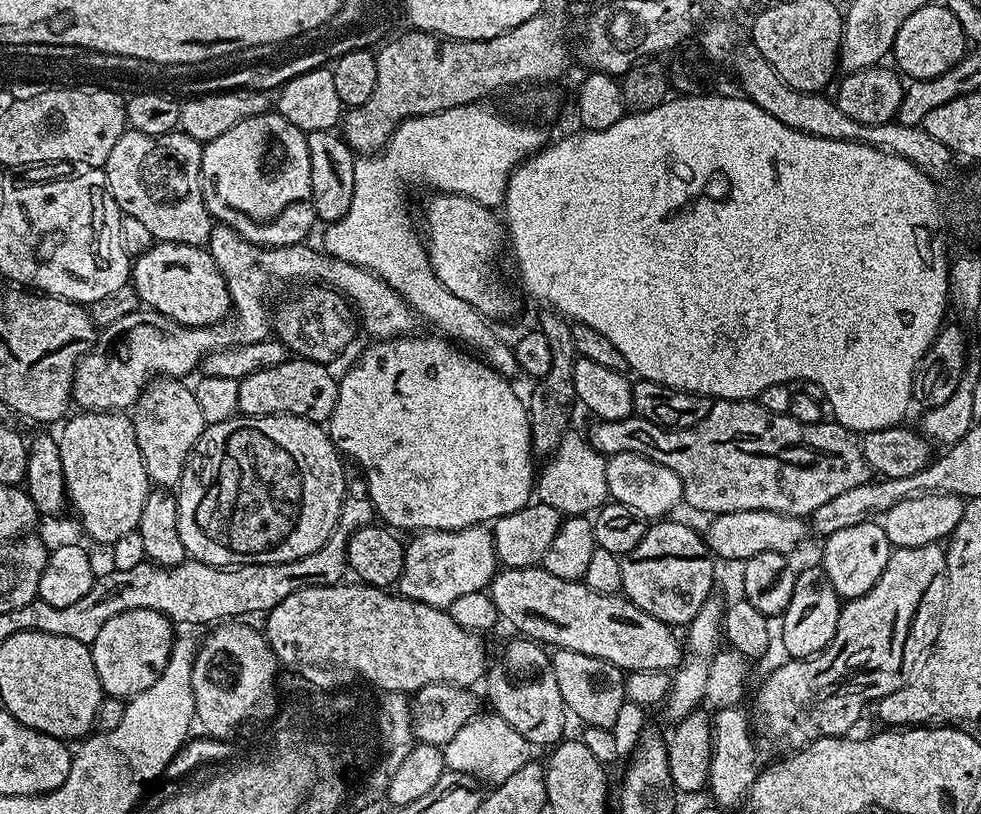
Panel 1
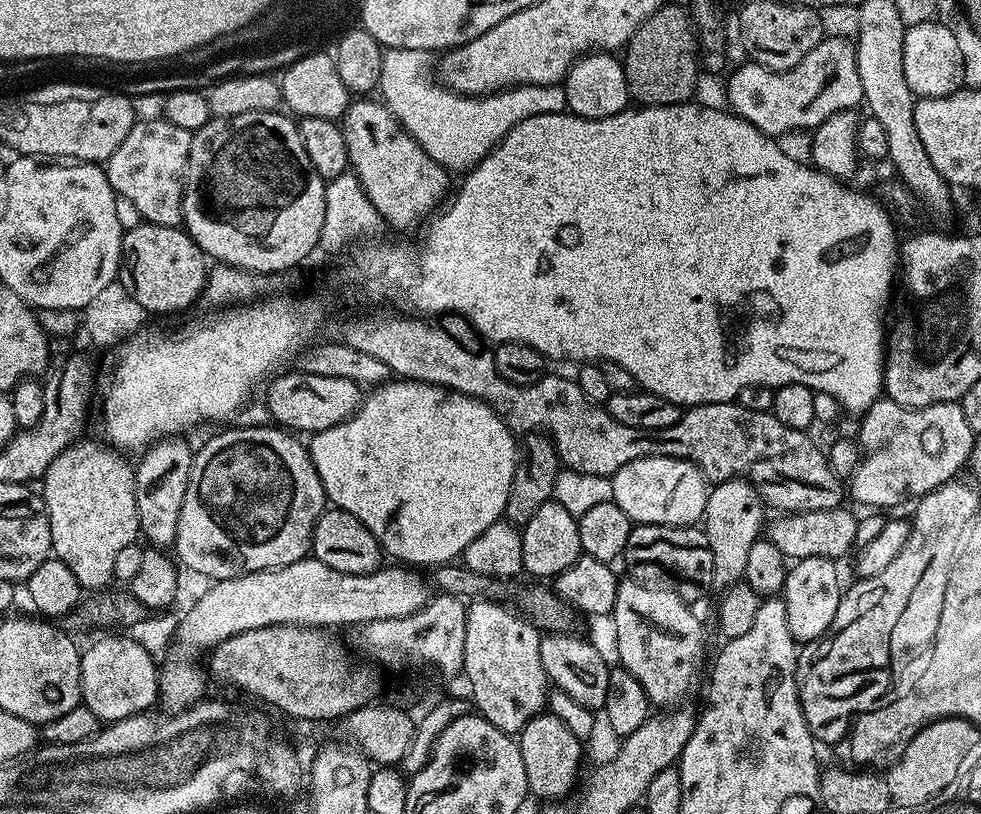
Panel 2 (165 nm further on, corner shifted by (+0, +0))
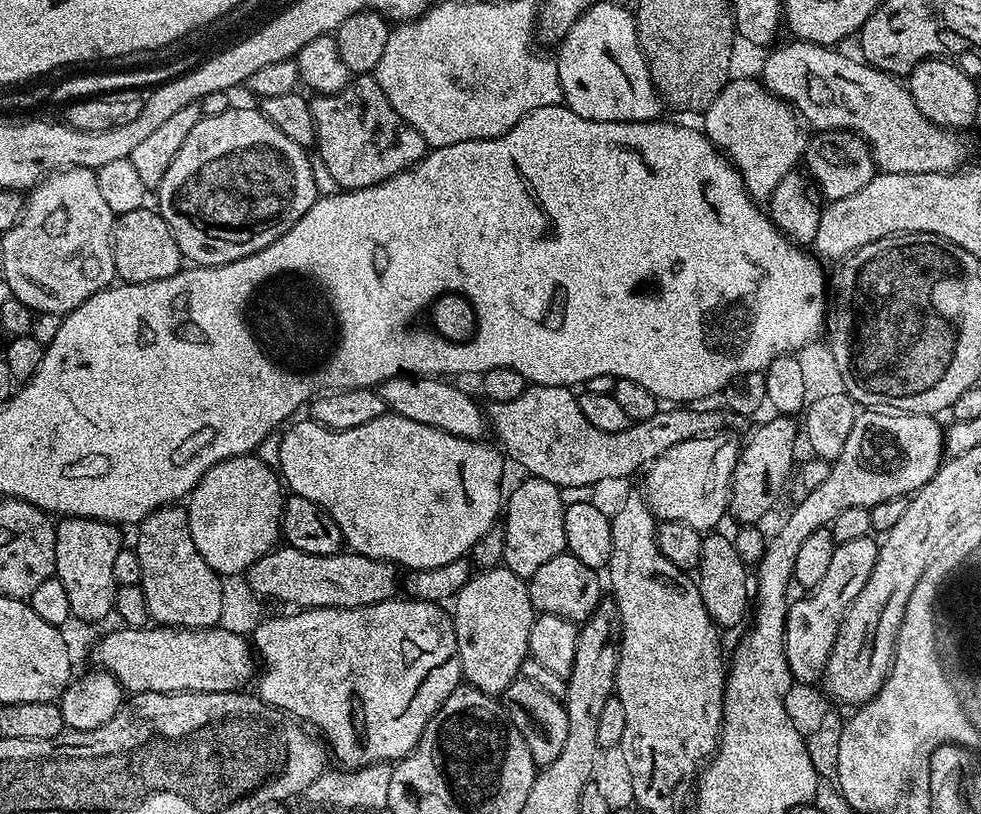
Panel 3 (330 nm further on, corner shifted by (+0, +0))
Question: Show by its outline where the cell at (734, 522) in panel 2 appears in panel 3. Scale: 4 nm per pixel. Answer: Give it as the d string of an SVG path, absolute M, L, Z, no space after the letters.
M779 414L771 417L761 428L752 432L748 441L743 441L740 457L736 460L732 475L732 489L728 495L729 517L733 516L740 526L756 526L762 514L774 505L781 503L783 487L793 475L792 443L798 440L798 424L791 416Z

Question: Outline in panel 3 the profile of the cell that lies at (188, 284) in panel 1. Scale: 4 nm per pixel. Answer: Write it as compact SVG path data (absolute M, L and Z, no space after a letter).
M145 206L116 216L112 225L114 266L117 277L125 284L158 282L162 278L170 278L182 268L180 247L178 242L174 242L170 226L161 218L159 211L152 209L151 212L150 208Z

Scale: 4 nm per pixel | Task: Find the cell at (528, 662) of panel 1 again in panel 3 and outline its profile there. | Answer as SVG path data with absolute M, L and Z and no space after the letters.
M503 566L480 570L462 586L462 590L454 598L455 604L460 675L471 687L482 690L488 696L499 697L506 686L510 686L510 682L518 679L522 662L529 659L530 626L538 613L530 602L527 583L521 576Z

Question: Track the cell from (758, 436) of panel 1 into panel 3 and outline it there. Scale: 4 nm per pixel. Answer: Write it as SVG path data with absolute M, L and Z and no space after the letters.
M534 384L525 387L518 398L513 398L511 402L491 402L486 408L486 420L496 431L500 438L499 447L503 449L509 457L513 456L522 467L525 468L529 477L537 480L545 480L556 485L557 488L569 488L570 486L586 486L592 488L600 484L603 480L620 480L623 476L632 476L636 471L652 463L661 456L670 446L674 446L683 440L698 438L705 434L719 432L727 429L728 424L737 423L737 416L733 412L719 410L720 412L699 412L696 406L668 406L665 410L658 410L654 418L646 418L629 423L626 430L606 434L606 430L598 430L588 419L586 414L582 414L577 393L572 388L562 386L542 386Z

